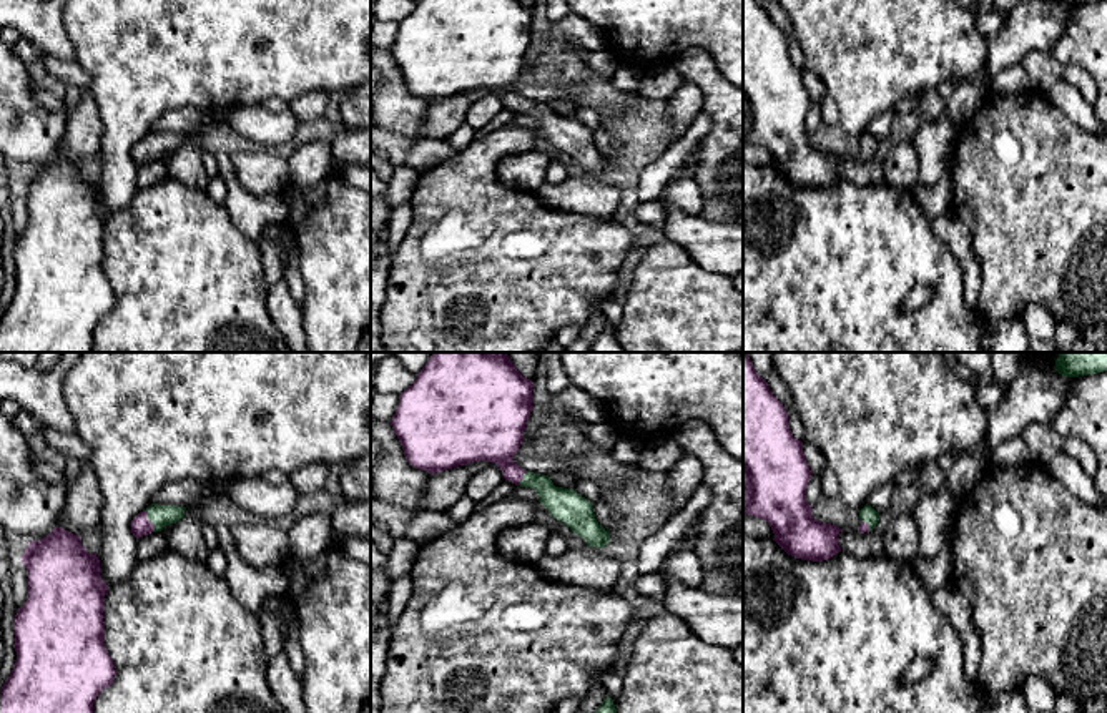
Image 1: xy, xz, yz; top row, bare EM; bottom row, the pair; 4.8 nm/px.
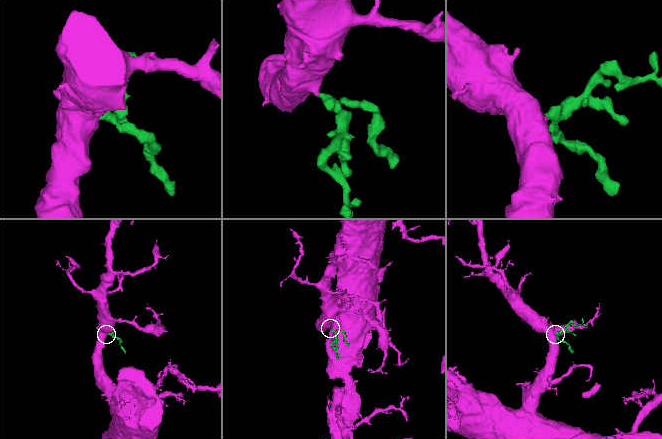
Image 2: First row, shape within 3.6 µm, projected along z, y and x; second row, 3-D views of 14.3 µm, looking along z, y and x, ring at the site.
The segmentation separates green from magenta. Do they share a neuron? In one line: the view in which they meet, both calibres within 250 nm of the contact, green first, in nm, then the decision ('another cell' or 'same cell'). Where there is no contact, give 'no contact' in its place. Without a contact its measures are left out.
xy | 110/100 nm | same cell

